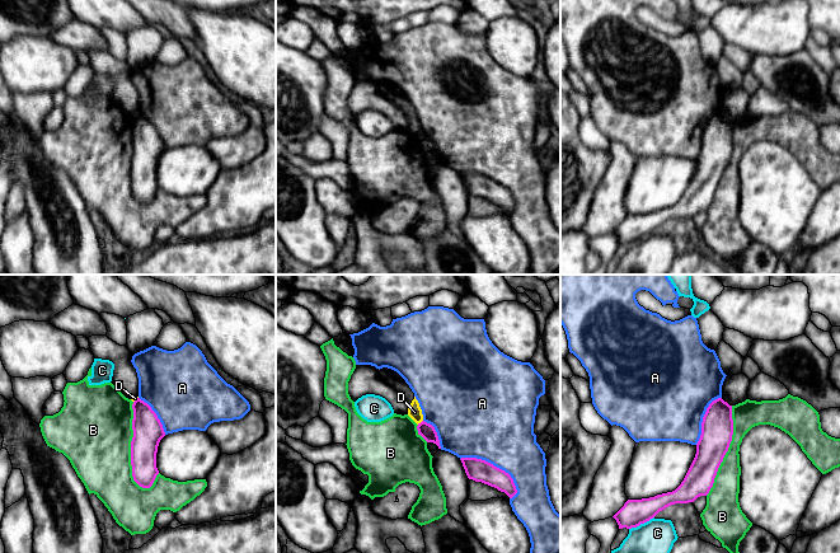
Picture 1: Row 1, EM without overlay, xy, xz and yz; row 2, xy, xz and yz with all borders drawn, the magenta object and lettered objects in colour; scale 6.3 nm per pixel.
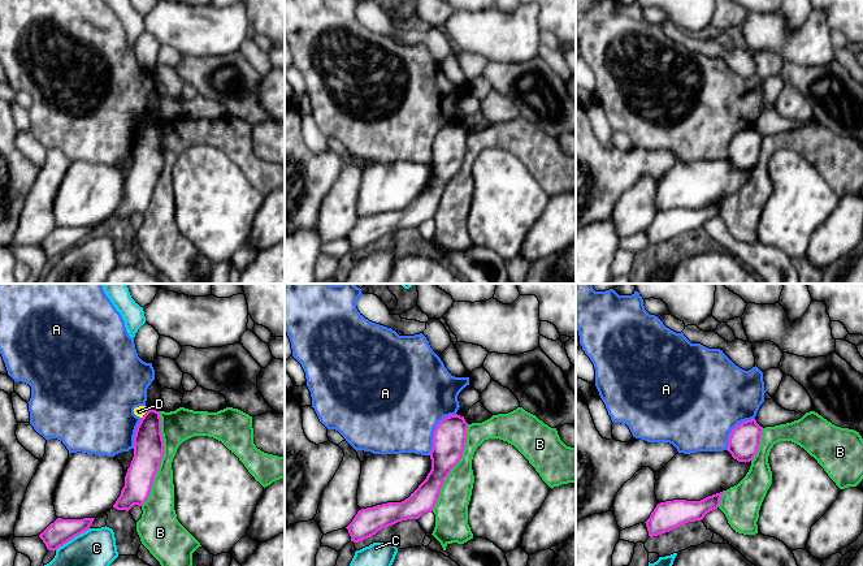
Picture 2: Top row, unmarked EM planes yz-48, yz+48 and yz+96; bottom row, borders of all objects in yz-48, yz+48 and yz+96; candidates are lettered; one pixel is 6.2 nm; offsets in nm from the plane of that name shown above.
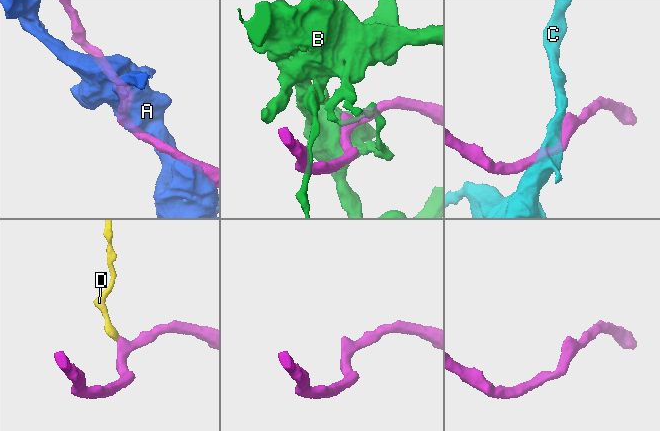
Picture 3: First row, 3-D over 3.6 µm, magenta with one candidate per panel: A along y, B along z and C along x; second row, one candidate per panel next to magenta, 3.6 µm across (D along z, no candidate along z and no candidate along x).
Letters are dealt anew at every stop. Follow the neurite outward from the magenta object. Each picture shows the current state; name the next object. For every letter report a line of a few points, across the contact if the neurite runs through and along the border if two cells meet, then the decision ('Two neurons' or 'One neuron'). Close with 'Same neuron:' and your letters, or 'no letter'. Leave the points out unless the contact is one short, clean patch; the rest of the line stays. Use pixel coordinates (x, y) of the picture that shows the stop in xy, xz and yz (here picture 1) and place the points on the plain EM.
A: Two neurons
B: Two neurons
C: Line: yz (653, 232), (629, 244). Two neurons
D: Line: xz (422, 135), (417, 139). Two neurons
Same neuron: no letter

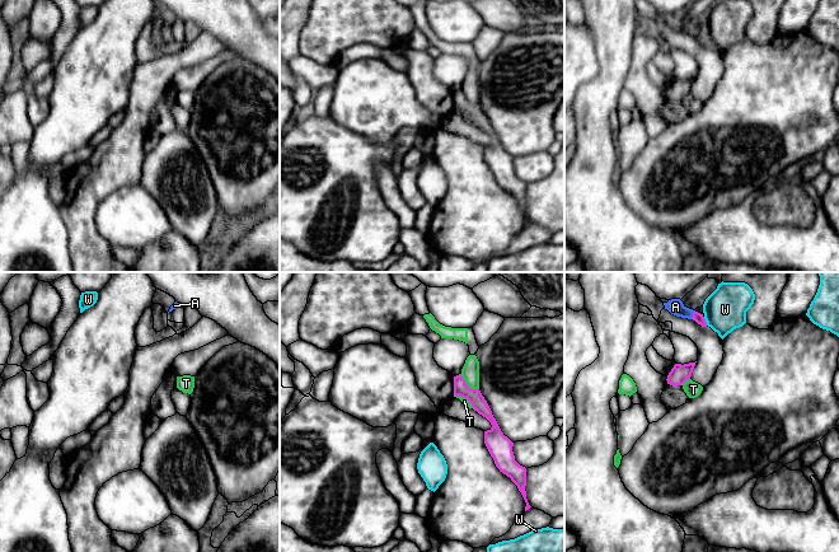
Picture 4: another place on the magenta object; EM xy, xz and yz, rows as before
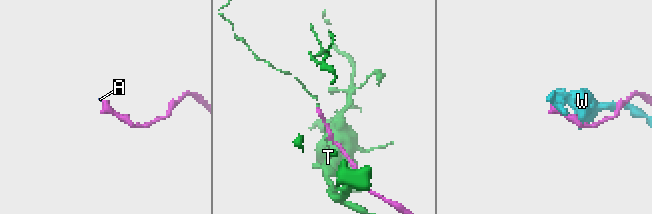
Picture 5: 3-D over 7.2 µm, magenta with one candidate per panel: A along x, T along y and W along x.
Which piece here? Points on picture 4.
A: Line: yz (697, 32), (693, 29), (679, 26), (675, 22). One neuron
T: Line: xz (459, 89), (470, 103), (478, 104). Two neurons
W: Two neurons
Same neuron: A

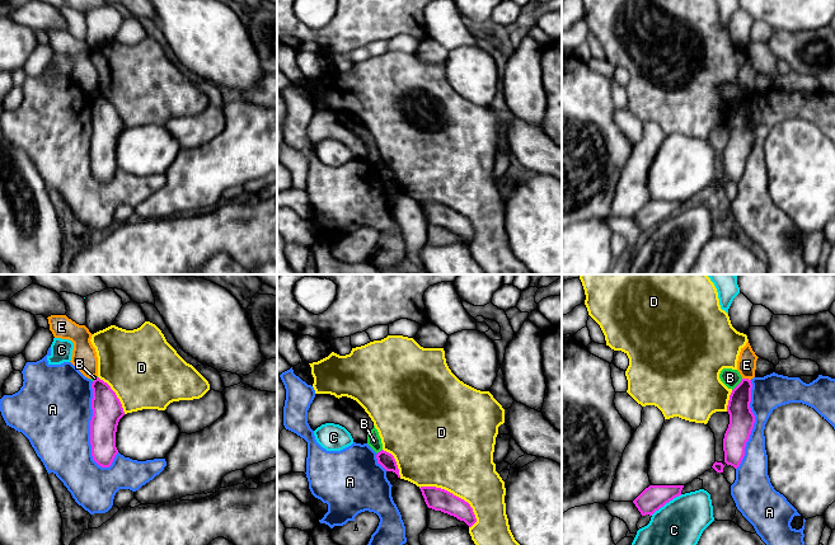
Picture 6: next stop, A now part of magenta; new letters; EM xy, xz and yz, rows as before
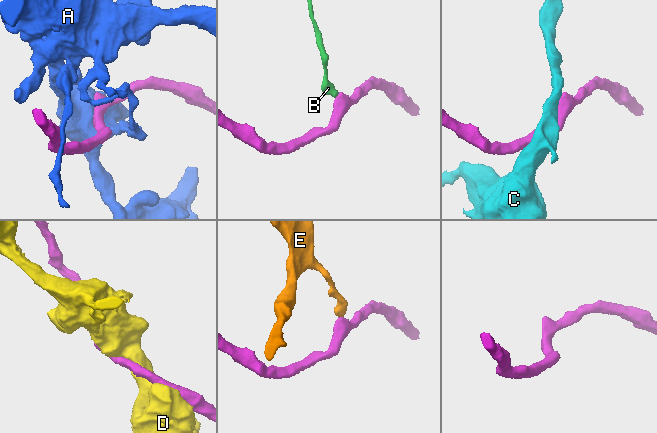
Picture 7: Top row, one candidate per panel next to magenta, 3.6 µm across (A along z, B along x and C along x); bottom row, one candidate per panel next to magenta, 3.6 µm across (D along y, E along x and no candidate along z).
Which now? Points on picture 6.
A: Two neurons
B: Line: yz (742, 94), (732, 106). Two neurons
C: Line: yz (681, 210), (670, 215), (651, 230). Two neurons
D: Two neurons
E: Line: yz (742, 93), (750, 95). Two neurons
Same neuron: no letter

